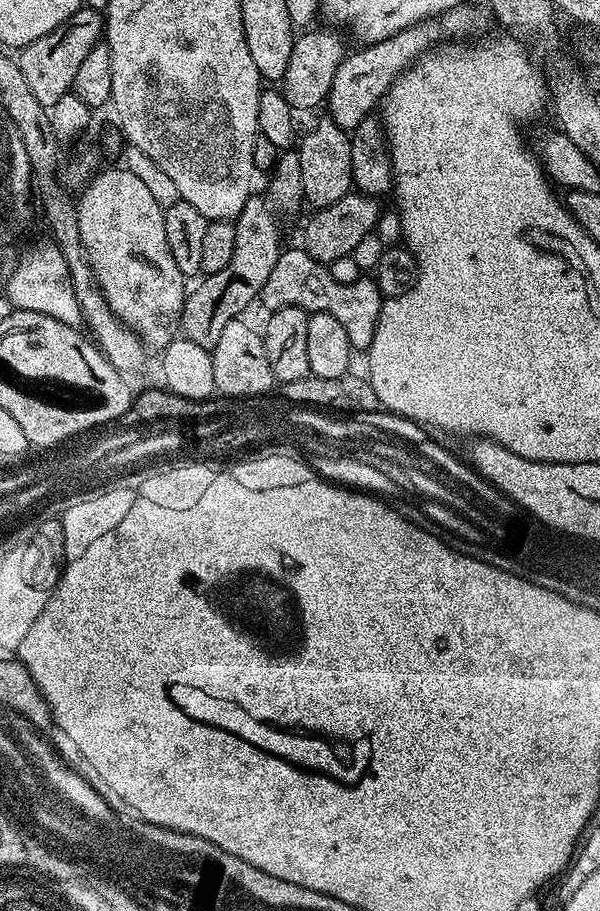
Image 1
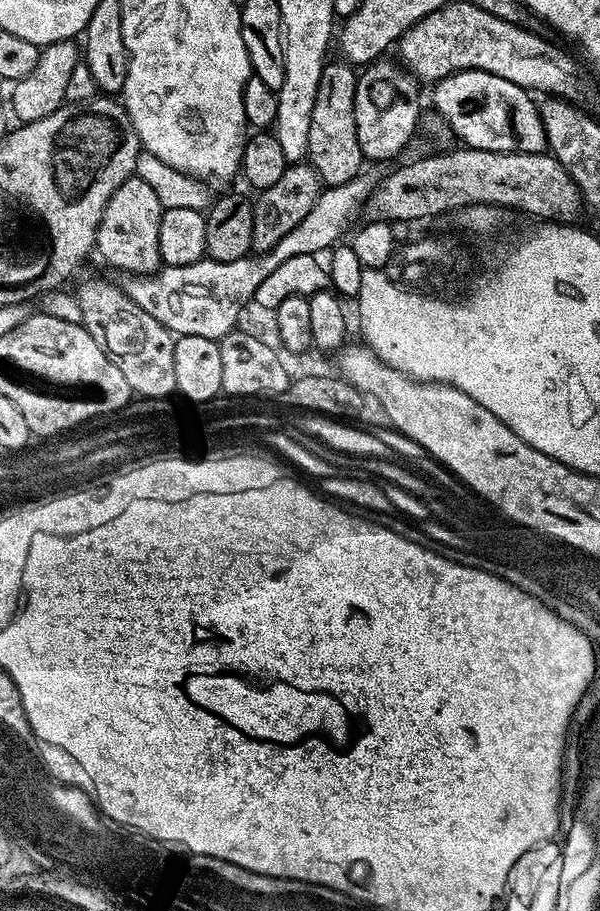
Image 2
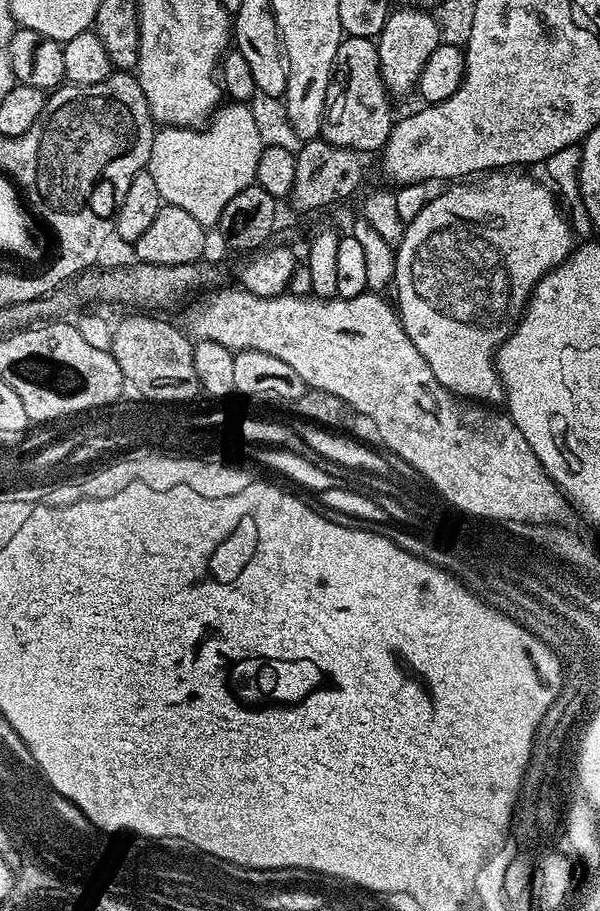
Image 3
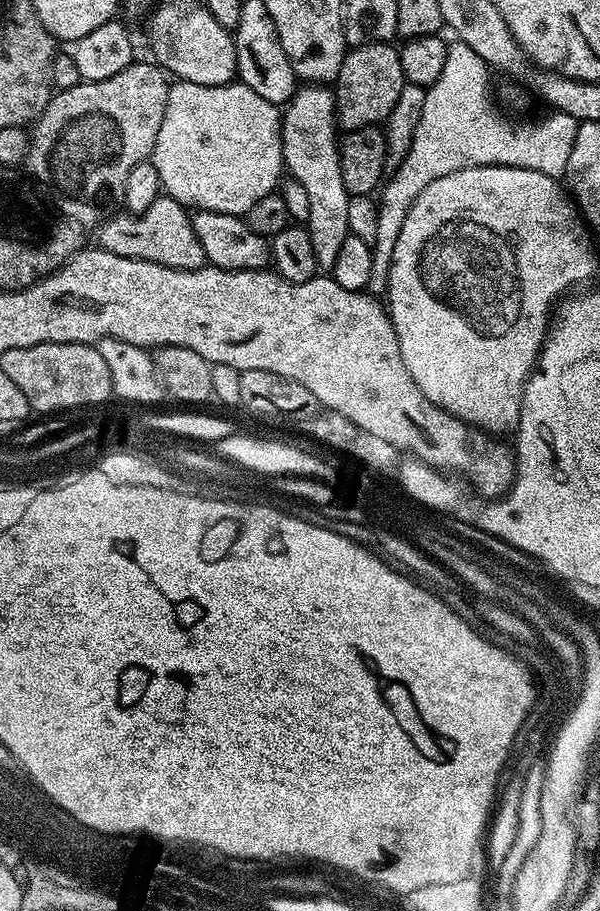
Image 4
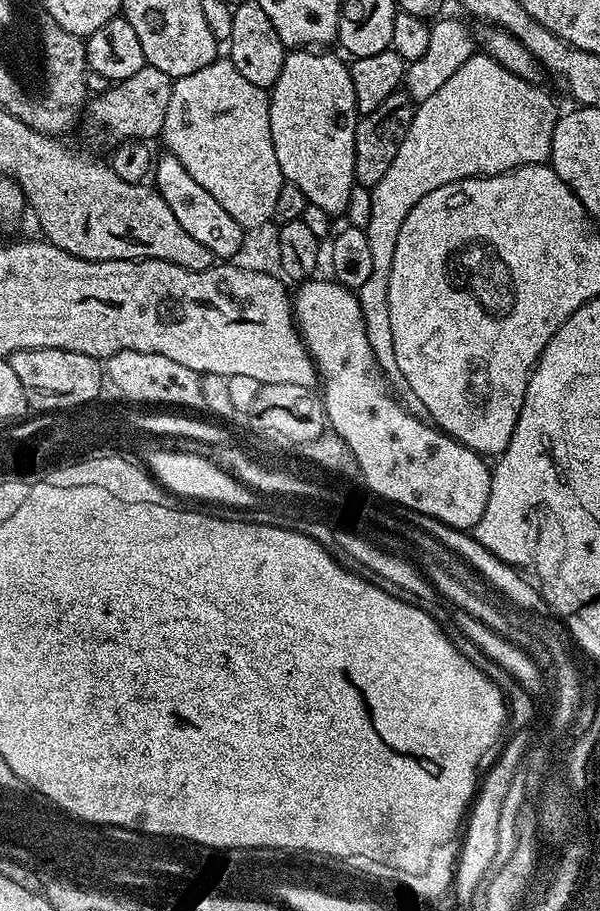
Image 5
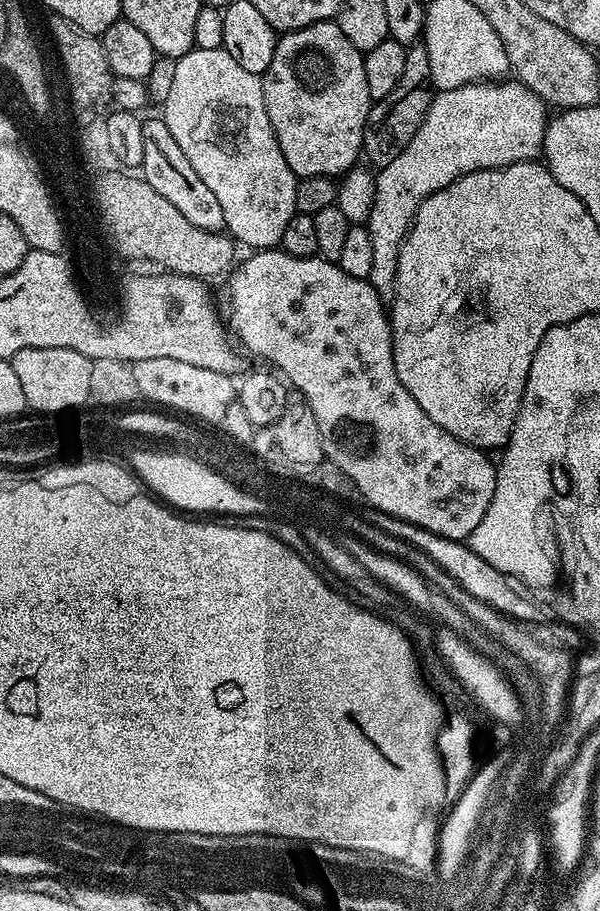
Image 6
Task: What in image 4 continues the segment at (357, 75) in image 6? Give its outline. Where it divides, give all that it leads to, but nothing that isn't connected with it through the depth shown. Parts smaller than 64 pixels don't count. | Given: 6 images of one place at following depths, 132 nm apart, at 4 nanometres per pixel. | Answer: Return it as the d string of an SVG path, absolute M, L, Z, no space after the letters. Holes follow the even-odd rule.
M318 84L297 87L296 93L283 109L280 133L287 175L302 182L302 187L310 198L310 218L306 227L310 243L314 246L317 269L331 270L338 258L338 249L350 235L350 197L342 178L333 89Z

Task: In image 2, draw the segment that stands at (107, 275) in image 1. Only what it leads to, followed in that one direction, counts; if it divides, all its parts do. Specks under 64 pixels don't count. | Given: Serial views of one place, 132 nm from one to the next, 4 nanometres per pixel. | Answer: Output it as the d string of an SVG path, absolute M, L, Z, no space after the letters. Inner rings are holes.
M133 174L114 191L101 224L98 226L95 251L112 268L123 274L149 275L161 267L158 250L158 226L162 222L164 208L158 202L158 194L142 178Z

